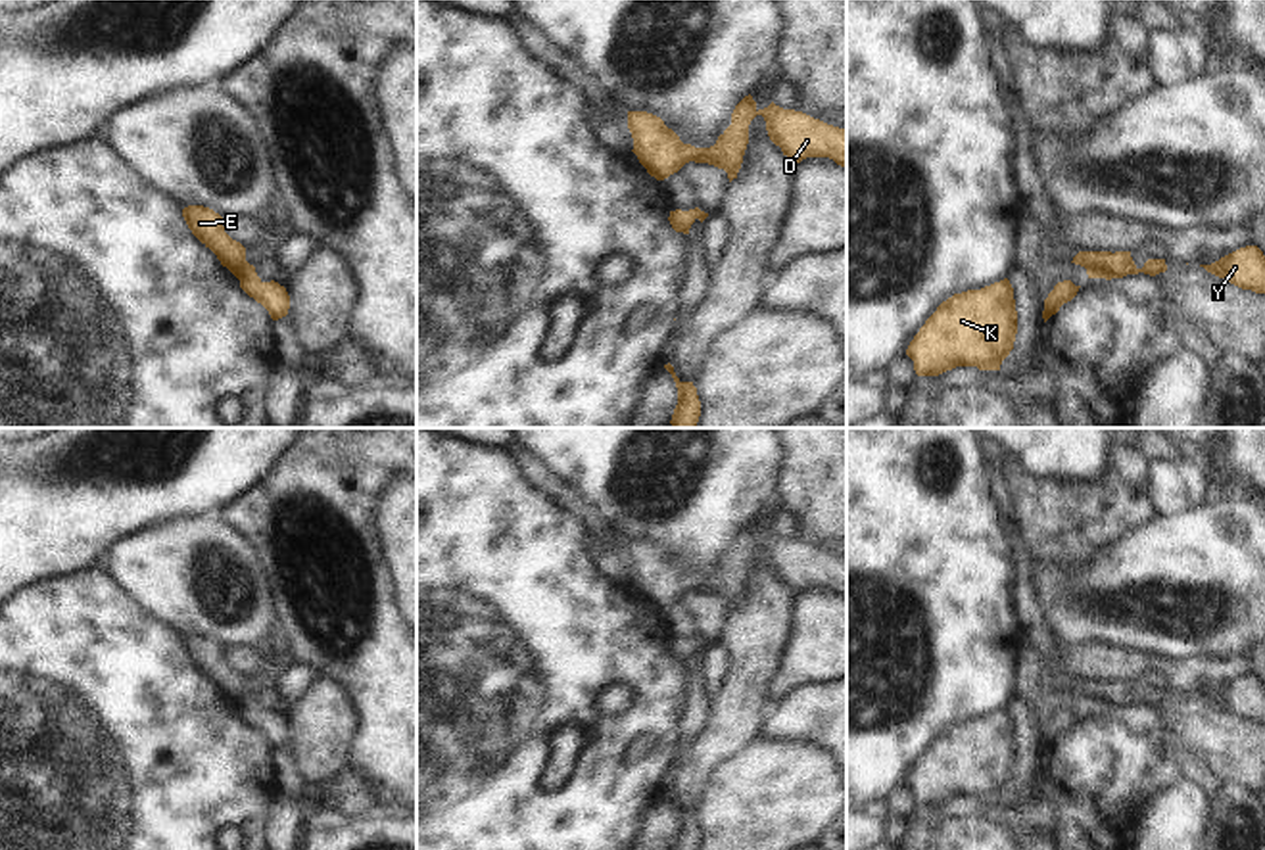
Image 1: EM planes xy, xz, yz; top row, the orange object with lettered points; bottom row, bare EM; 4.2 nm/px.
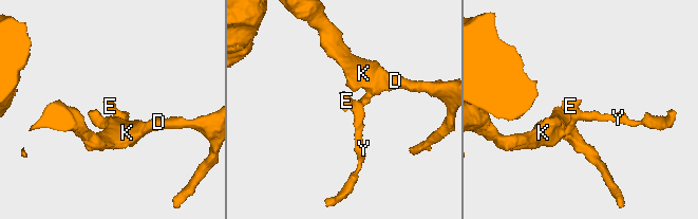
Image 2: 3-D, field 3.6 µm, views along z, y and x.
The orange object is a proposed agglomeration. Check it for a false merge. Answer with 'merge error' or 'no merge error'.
no merge error

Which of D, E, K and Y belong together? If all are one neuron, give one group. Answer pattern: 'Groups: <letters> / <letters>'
Groups: D E K Y.

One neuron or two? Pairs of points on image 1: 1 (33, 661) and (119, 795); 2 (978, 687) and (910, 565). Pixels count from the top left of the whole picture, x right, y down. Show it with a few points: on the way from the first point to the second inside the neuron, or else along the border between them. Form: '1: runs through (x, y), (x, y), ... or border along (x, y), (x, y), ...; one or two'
1: runs through (66, 693), (71, 699), (71, 747), (87, 762); one
2: runs through (953, 657), (933, 637), (930, 607), (924, 595); one

